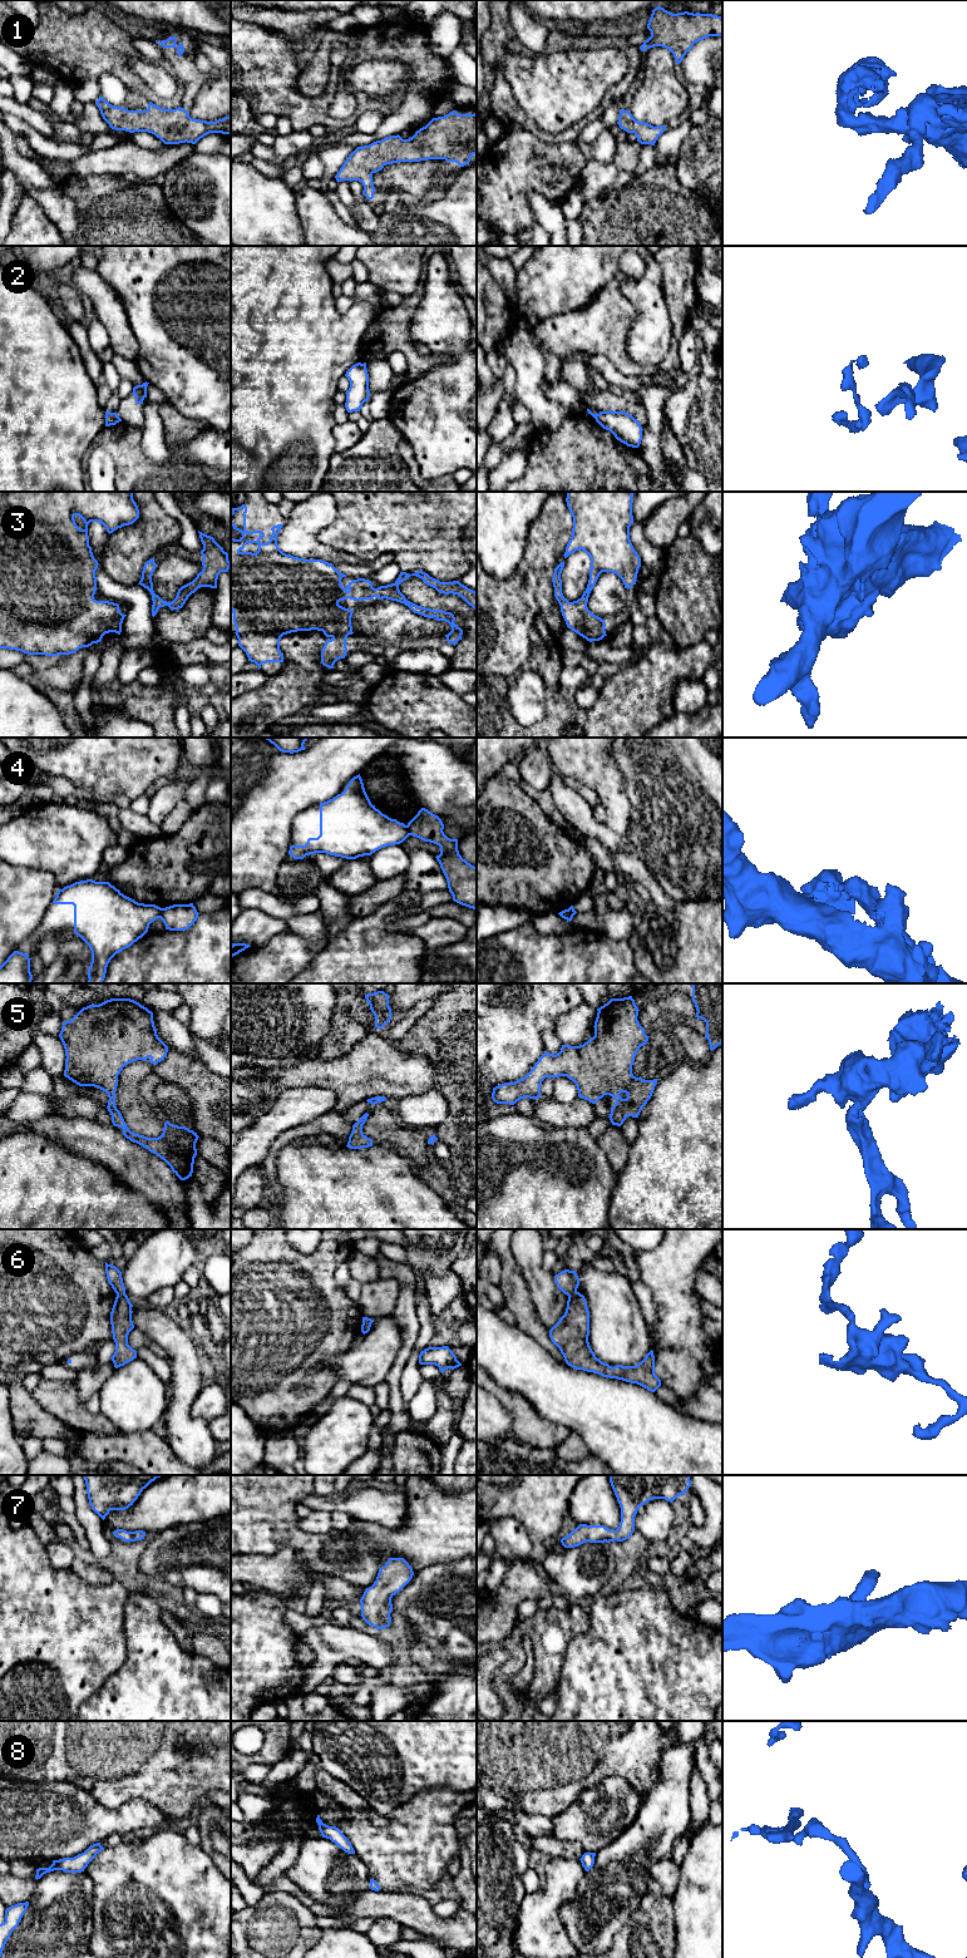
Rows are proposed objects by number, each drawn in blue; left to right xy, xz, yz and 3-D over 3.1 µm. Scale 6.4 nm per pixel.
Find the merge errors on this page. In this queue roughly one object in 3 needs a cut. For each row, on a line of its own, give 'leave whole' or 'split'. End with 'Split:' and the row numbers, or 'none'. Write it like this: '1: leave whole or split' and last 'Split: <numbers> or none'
1: leave whole
2: split
3: leave whole
4: split
5: leave whole
6: split
7: leave whole
8: leave whole
Split: 2, 4, 6

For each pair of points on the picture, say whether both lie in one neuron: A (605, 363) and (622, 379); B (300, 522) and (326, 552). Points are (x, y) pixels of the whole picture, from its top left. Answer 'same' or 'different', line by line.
A: same
B: same

